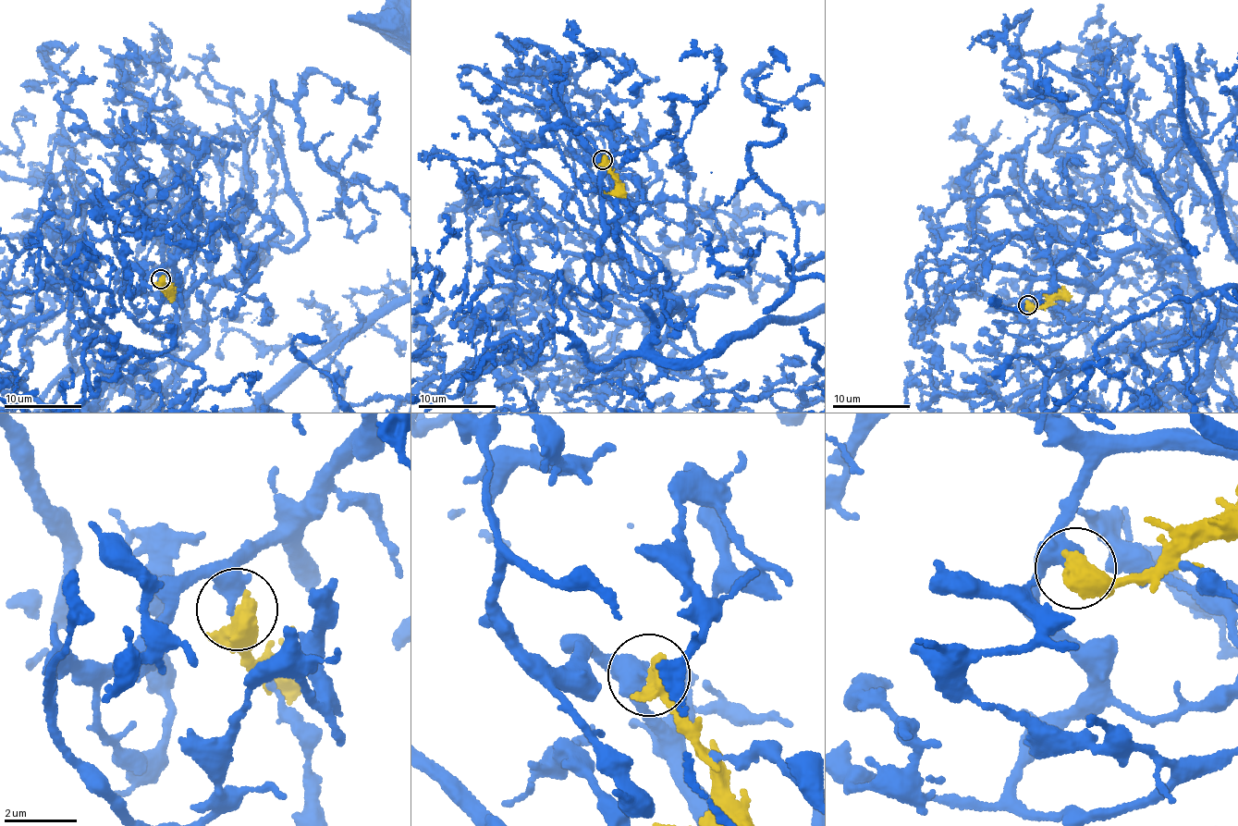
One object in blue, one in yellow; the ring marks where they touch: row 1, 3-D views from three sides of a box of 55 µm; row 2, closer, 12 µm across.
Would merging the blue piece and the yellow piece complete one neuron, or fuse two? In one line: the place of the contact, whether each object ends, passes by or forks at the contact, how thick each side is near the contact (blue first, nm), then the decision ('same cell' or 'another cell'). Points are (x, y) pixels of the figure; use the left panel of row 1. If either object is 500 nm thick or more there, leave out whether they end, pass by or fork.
at (160, 278); blue ends there; yellow passes by; 480 nm thick on the blue side, 480 nm on the other; another cell

